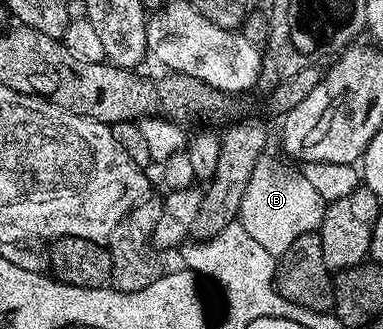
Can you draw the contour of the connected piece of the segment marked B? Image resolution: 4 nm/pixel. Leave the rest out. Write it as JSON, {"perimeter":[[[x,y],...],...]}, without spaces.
{"perimeter":[[[268,157],[258,160],[243,193],[239,222],[251,237],[259,241],[275,257],[280,257],[299,237],[314,234],[320,228],[327,204],[319,197],[319,189],[307,181],[304,174],[283,171]]]}

